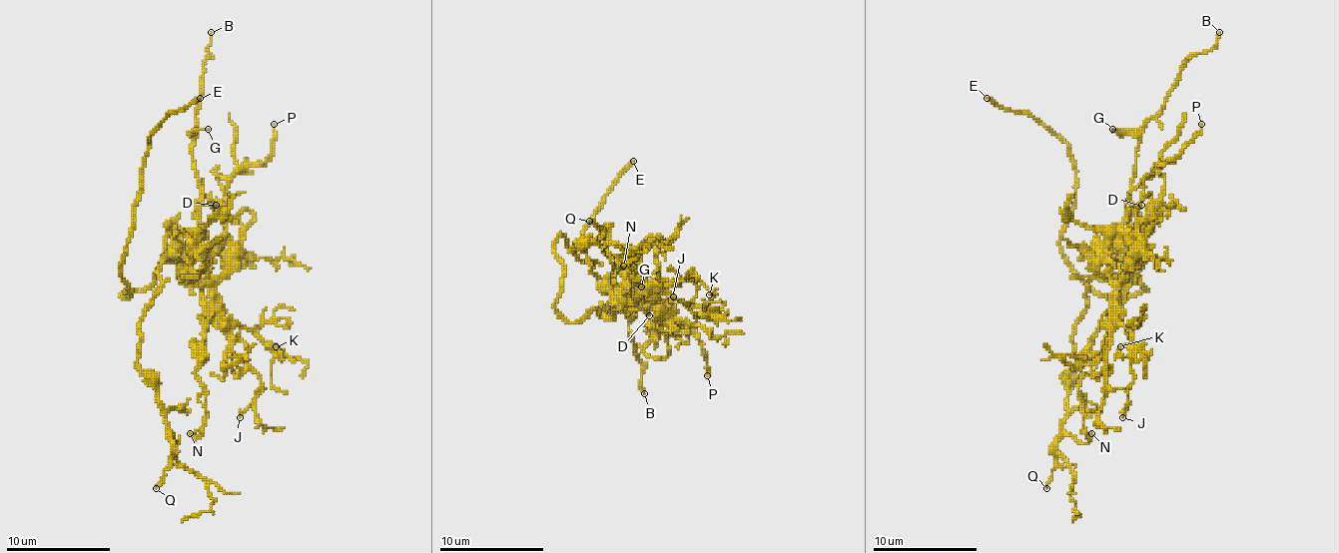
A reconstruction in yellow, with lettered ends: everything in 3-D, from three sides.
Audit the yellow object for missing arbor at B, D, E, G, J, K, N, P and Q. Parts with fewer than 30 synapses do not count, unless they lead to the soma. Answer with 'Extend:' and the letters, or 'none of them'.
Extend: E

